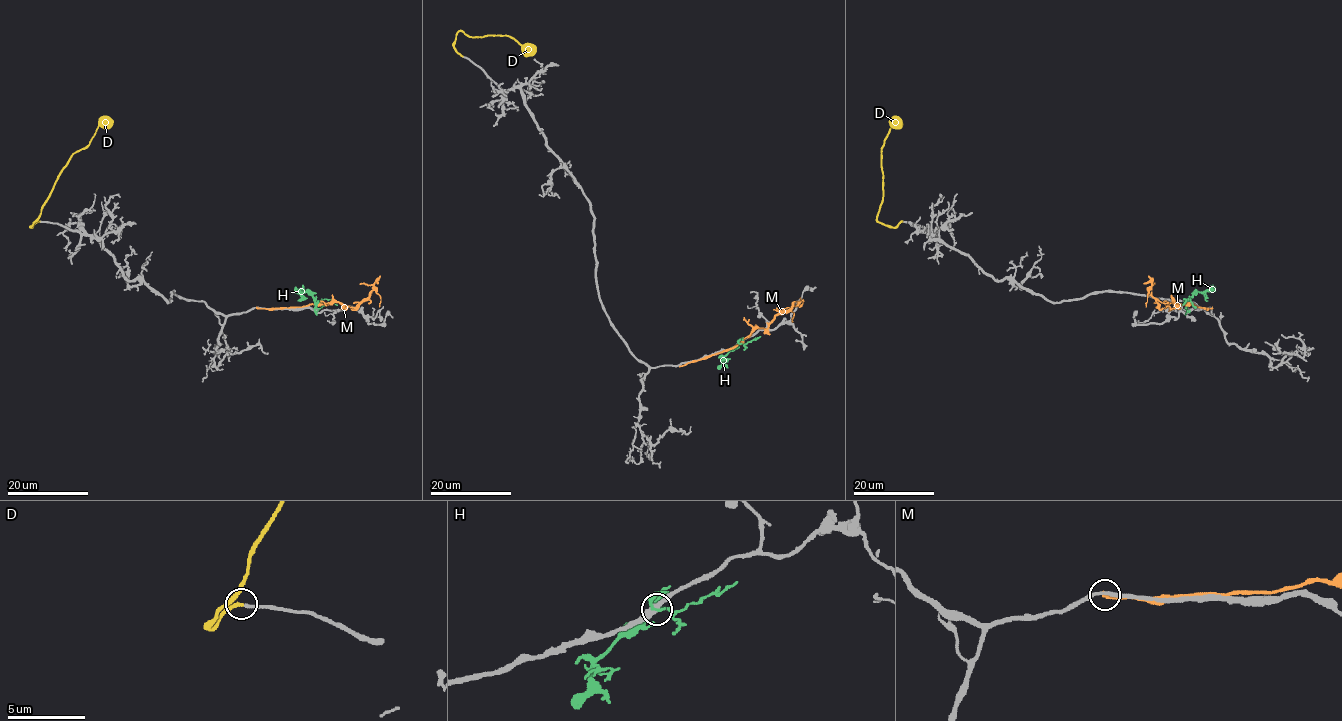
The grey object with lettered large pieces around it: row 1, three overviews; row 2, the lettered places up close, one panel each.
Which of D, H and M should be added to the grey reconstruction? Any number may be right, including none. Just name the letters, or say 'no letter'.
D

